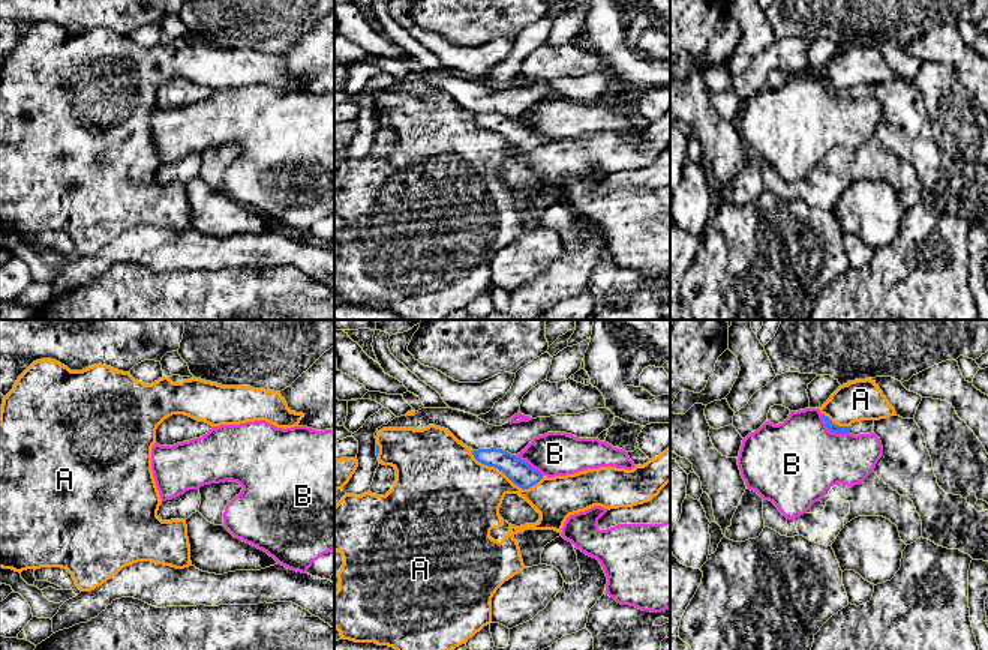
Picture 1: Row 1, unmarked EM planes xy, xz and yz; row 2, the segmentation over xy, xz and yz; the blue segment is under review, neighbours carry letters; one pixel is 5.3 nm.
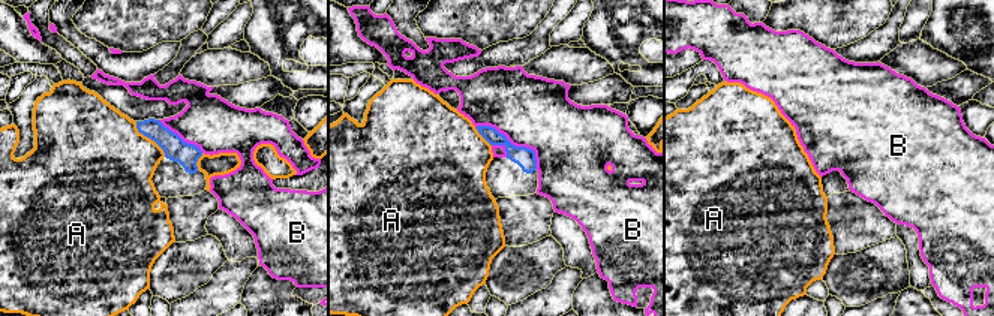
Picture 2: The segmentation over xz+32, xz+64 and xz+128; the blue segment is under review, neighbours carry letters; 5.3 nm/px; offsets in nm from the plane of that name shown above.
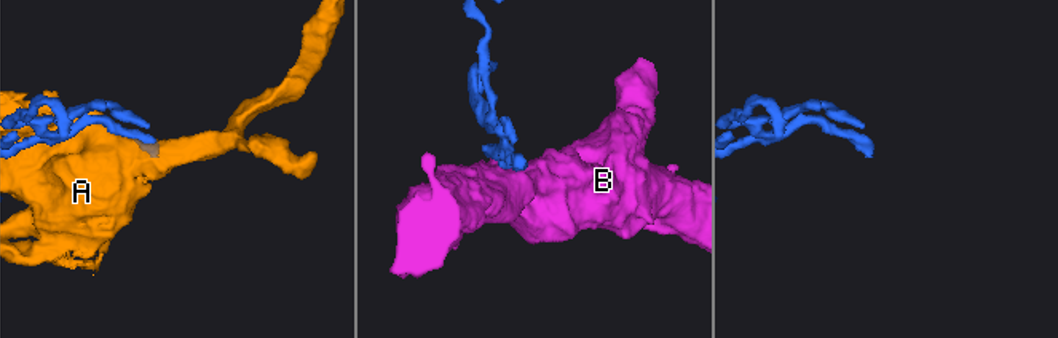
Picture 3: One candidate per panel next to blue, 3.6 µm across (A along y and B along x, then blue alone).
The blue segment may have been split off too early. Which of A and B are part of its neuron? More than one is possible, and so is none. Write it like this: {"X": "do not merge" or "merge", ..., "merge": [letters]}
{"A": "do not merge", "B": "do not merge", "merge": []}

